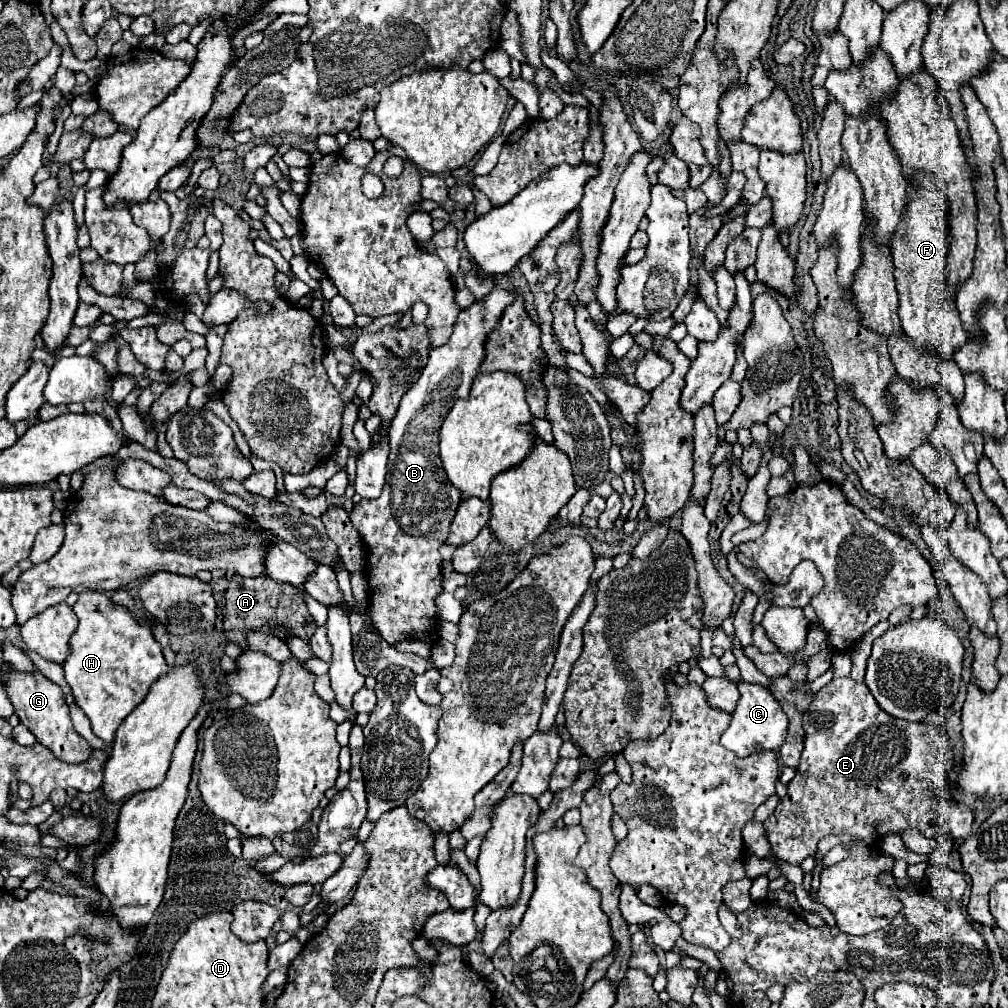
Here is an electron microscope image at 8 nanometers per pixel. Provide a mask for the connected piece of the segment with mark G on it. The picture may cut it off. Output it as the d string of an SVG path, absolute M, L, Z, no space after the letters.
M7 671L7 693L15 707L15 715L21 723L35 735L35 739L45 745L57 759L65 763L83 763L91 755L91 745L73 729L69 717L69 705L65 703L59 685L51 683L43 673L23 673Z

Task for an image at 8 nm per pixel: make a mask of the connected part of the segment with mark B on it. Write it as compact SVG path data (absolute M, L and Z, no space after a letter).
M497 281L487 297L475 301L471 307L463 309L457 317L453 335L449 343L433 349L429 353L429 361L423 367L419 379L411 385L411 389L403 395L399 411L389 427L389 465L387 465L387 481L383 495L375 501L361 501L353 507L351 523L359 531L361 541L369 549L365 563L365 577L371 589L369 615L373 617L381 637L389 643L399 643L405 639L417 639L427 645L437 641L437 607L435 597L443 591L441 587L441 555L439 547L447 539L447 531L455 517L455 509L459 507L461 493L447 481L443 473L441 457L439 457L439 429L445 421L451 405L457 399L467 399L473 379L479 375L479 365L483 363L483 345L487 333L493 333L499 327L499 317L507 305L515 301L515 291L501 287Z

